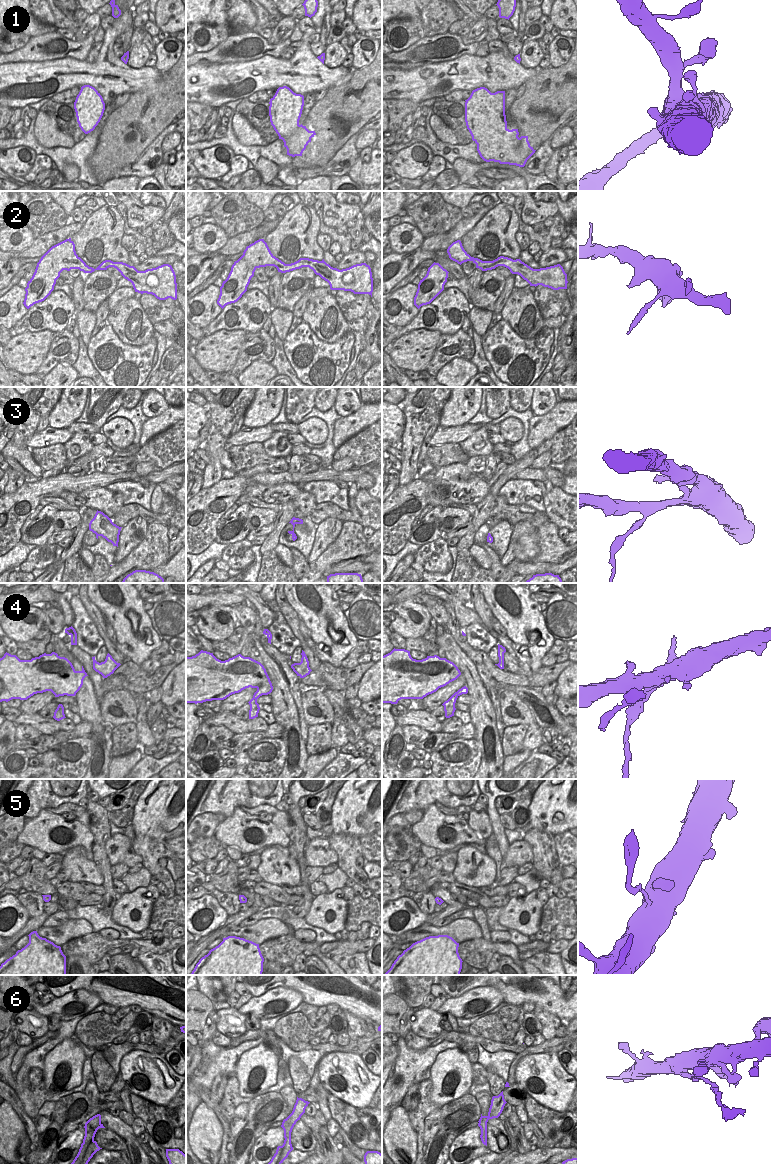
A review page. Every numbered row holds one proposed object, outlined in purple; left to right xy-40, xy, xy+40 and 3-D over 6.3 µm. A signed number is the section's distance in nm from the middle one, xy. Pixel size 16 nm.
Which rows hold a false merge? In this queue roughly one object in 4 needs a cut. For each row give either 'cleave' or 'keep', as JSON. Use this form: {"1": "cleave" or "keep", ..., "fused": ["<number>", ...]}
{"1": "keep", "2": "keep", "3": "keep", "4": "cleave", "5": "keep", "6": "cleave", "fused": ["4", "6"]}

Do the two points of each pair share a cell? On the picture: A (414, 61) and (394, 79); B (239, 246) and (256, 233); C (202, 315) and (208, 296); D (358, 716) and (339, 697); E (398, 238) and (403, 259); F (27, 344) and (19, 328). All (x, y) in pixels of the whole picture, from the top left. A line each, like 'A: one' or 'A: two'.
A: two
B: one
C: one
D: one
E: two
F: two

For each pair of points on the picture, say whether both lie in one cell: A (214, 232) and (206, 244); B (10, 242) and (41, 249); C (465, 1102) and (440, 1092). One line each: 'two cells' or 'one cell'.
A: one cell
B: two cells
C: two cells

